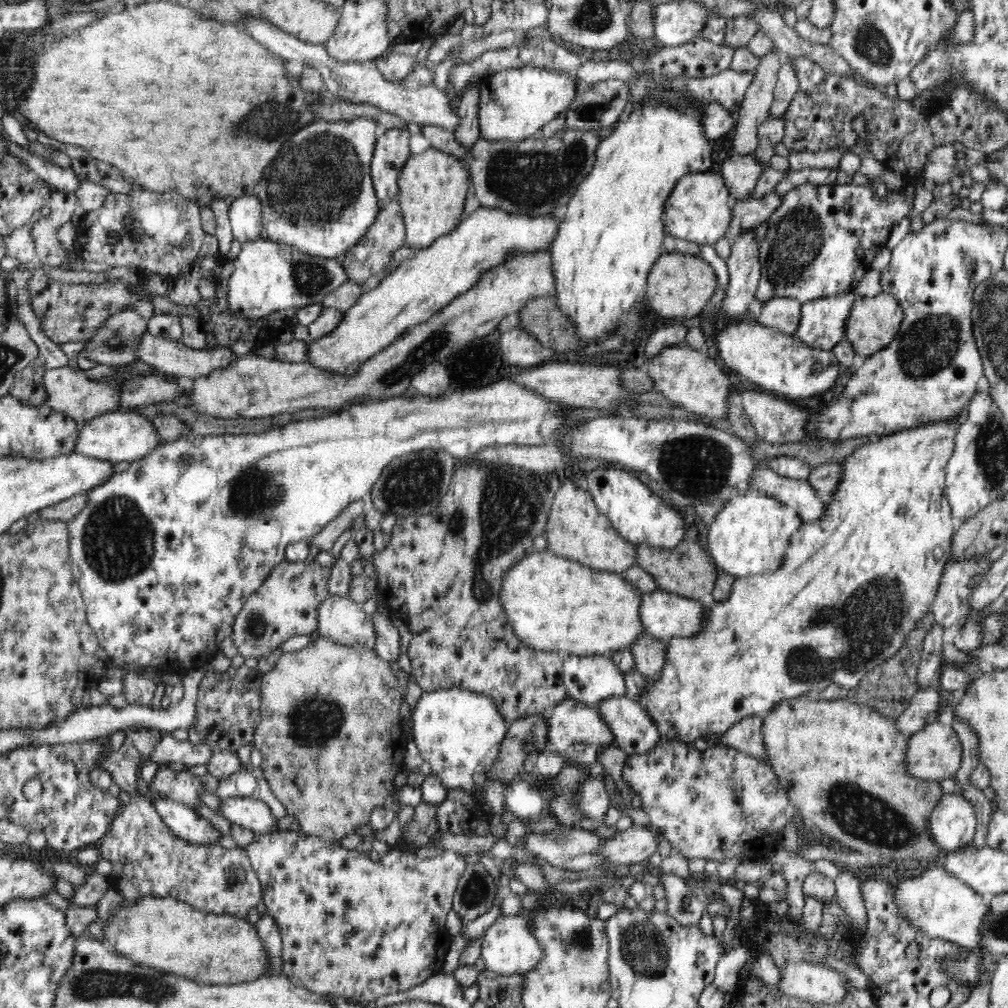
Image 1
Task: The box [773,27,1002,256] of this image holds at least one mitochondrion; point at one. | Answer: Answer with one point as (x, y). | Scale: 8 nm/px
(968, 62)

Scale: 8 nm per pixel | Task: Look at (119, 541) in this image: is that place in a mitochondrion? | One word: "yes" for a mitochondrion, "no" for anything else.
yes

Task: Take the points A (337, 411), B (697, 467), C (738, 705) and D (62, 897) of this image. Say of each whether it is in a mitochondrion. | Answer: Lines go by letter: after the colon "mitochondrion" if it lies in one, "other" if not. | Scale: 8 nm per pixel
A: other
B: mitochondrion
C: other
D: other

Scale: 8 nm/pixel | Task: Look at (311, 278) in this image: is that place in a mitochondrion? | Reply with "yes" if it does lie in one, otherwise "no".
yes

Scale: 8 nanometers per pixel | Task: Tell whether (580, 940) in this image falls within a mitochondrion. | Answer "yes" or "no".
yes

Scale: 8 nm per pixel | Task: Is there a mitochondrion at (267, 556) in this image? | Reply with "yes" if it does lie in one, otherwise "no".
no

